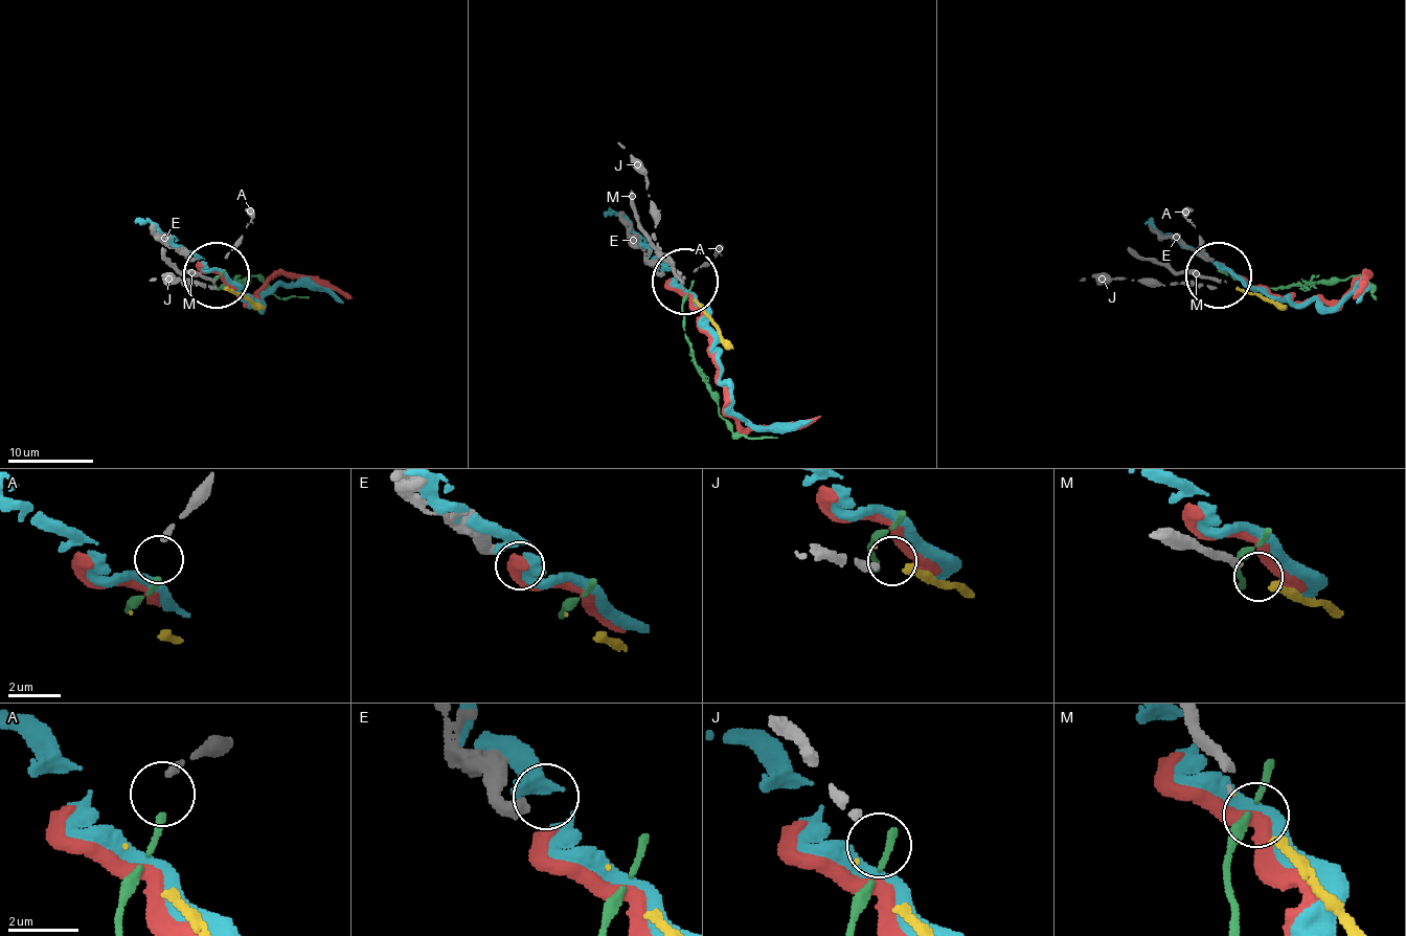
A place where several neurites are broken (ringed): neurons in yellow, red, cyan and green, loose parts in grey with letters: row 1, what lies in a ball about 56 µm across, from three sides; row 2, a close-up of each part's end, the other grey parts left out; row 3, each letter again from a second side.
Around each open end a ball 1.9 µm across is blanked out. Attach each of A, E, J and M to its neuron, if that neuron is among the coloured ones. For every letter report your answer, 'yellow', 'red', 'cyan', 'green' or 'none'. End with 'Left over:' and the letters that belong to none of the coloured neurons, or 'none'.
A: green
E: red
J: none
M: yellow
Left over: J

